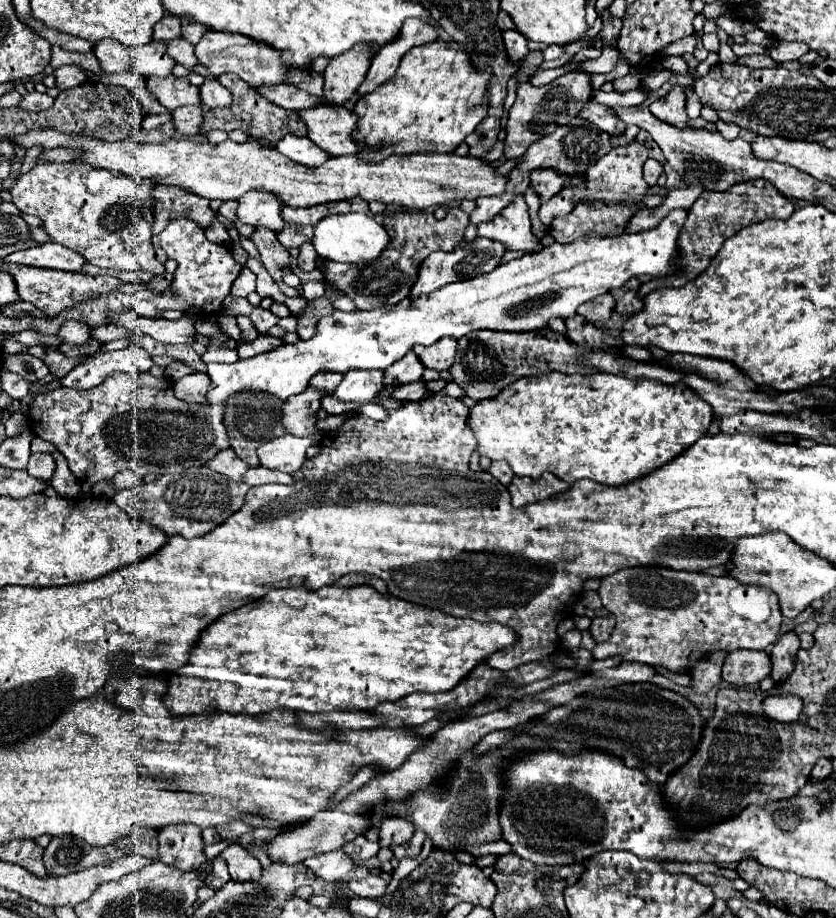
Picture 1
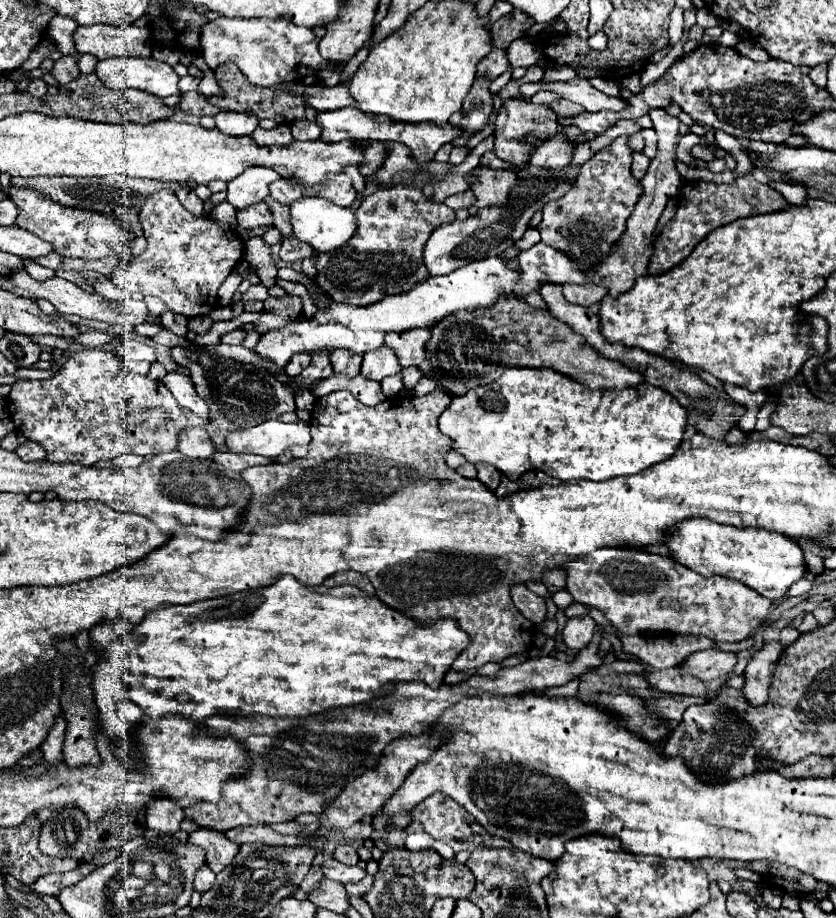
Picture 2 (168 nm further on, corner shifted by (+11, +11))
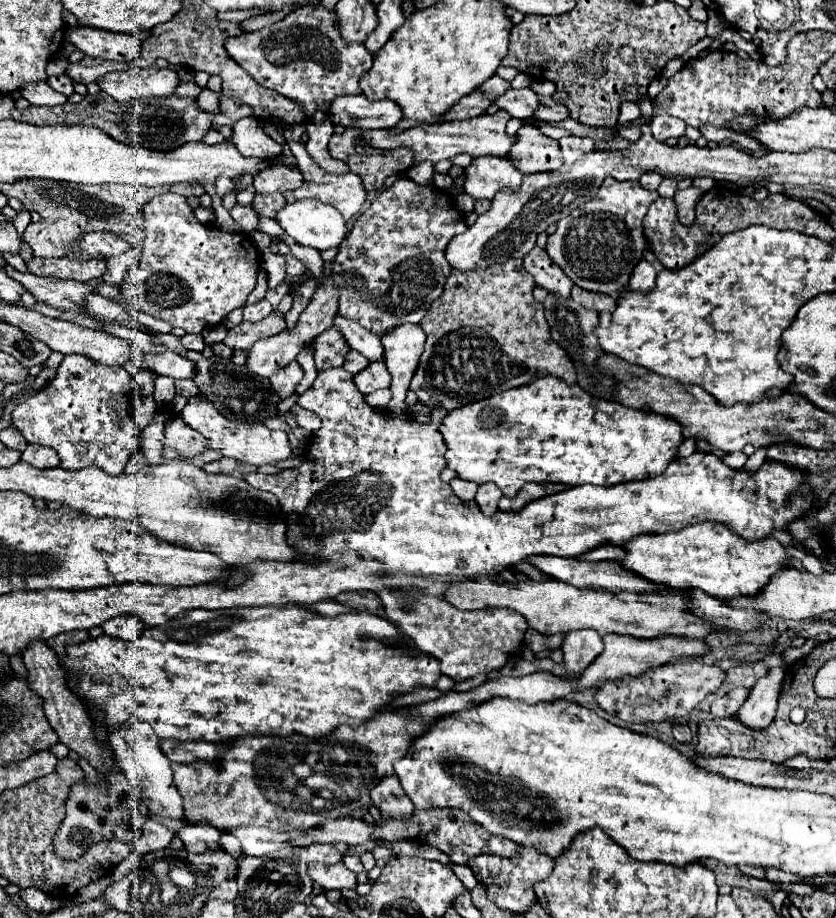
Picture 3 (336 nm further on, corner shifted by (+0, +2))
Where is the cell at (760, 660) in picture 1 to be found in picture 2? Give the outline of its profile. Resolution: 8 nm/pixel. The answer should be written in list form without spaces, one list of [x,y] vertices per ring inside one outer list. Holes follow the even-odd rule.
[[[702,650],[696,654],[690,654],[680,664],[680,674],[694,676],[702,682],[718,680],[730,676],[732,668],[736,666],[736,654],[734,652],[722,652],[722,650]]]

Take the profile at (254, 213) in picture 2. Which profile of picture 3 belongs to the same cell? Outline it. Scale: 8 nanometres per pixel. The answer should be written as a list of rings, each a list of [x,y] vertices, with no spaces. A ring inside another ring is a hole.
[[[235,205],[231,209],[231,217],[239,223],[243,233],[255,233],[259,231],[259,215],[255,213],[255,209],[251,209],[251,205]]]

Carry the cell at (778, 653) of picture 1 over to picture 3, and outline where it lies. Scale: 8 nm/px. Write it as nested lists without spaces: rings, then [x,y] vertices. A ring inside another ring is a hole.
[[[783,667],[769,669],[765,677],[761,677],[753,689],[749,691],[747,701],[741,705],[737,719],[751,729],[767,729],[777,711],[777,699],[781,693],[785,671]]]

